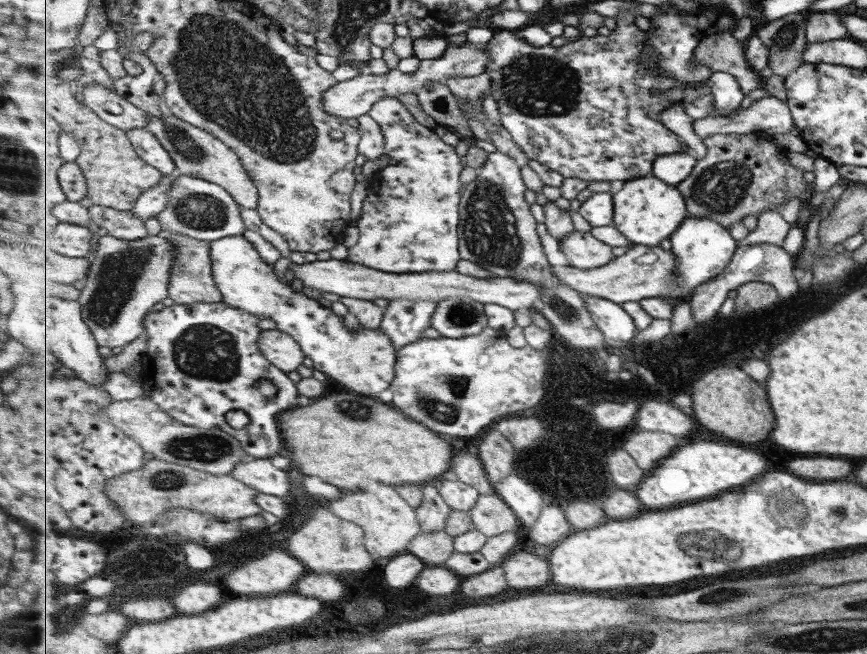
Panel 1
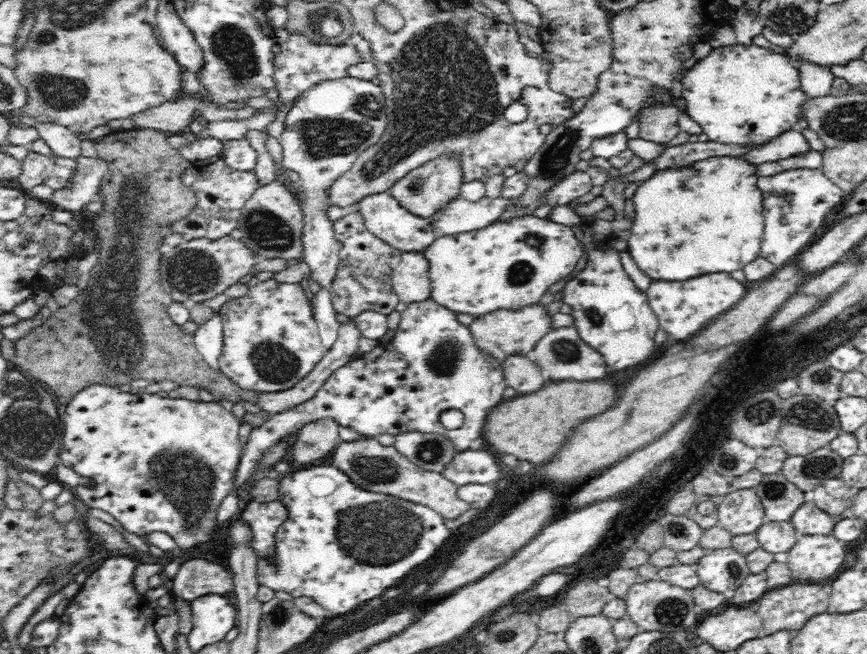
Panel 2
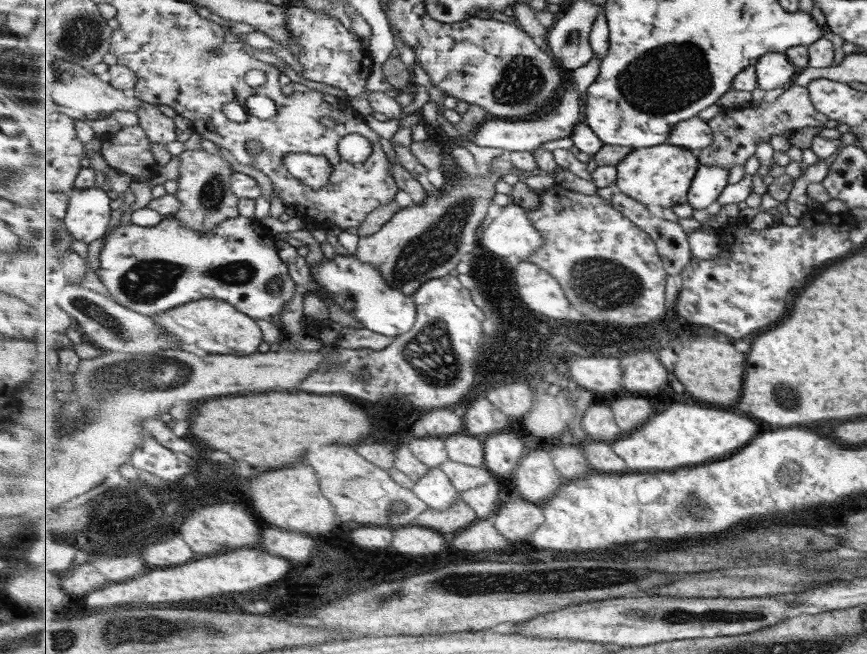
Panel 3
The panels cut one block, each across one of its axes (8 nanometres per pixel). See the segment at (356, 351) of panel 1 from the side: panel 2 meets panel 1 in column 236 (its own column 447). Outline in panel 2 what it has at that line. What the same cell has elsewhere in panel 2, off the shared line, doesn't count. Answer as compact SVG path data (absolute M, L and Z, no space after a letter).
M536 215L522 216L508 222L494 222L486 228L461 235L435 238L422 252L429 262L431 297L442 306L473 317L499 308L519 309L538 302L552 284L568 276L583 255L582 242L573 228Z

